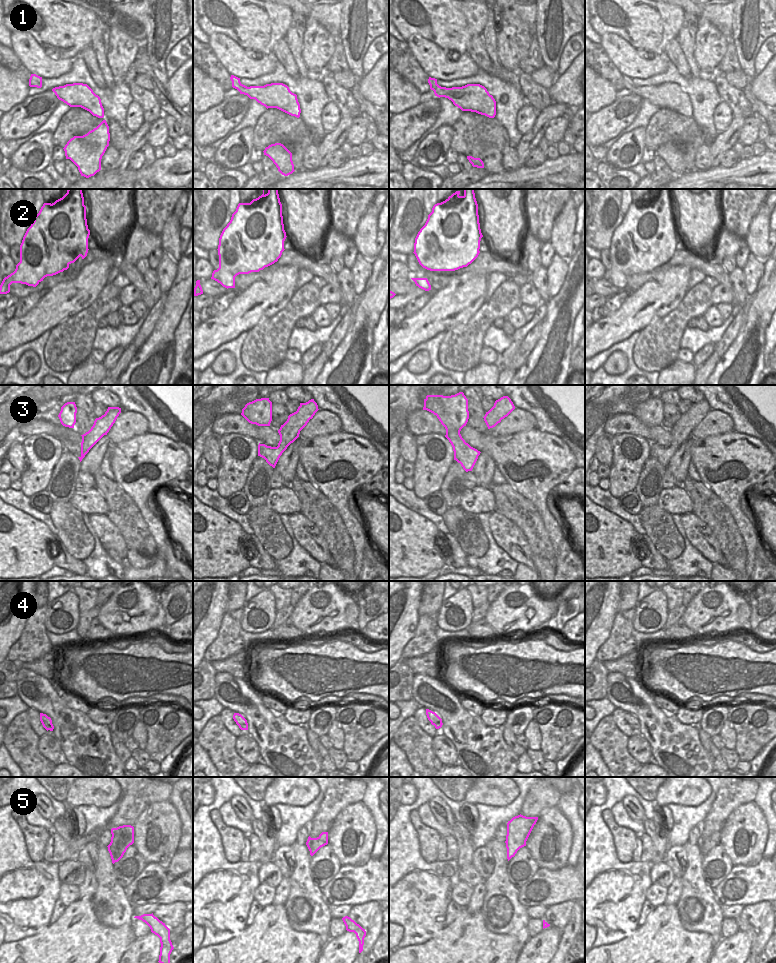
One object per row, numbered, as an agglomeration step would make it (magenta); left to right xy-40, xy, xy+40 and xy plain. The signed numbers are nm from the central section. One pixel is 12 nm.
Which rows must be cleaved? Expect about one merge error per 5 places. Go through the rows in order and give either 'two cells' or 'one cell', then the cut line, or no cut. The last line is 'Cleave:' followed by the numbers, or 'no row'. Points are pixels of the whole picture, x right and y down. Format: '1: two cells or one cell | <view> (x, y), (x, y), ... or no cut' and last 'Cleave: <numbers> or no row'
1: one cell | no cut
2: one cell | no cut
3: one cell | no cut
4: one cell | no cut
5: two cells | xy (318, 837), (320, 840), (327, 842)
Cleave: 5

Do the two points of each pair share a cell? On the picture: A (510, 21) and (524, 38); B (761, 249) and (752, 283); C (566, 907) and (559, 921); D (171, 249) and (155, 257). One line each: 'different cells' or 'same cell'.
A: same cell
B: different cells
C: same cell
D: different cells

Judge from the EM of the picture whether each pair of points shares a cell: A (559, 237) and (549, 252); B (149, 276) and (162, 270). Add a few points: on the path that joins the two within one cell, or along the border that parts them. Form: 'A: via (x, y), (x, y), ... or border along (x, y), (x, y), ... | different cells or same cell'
A: border along (549, 241), (555, 253) | different cells
B: border along (155, 270), (162, 294) | different cells

